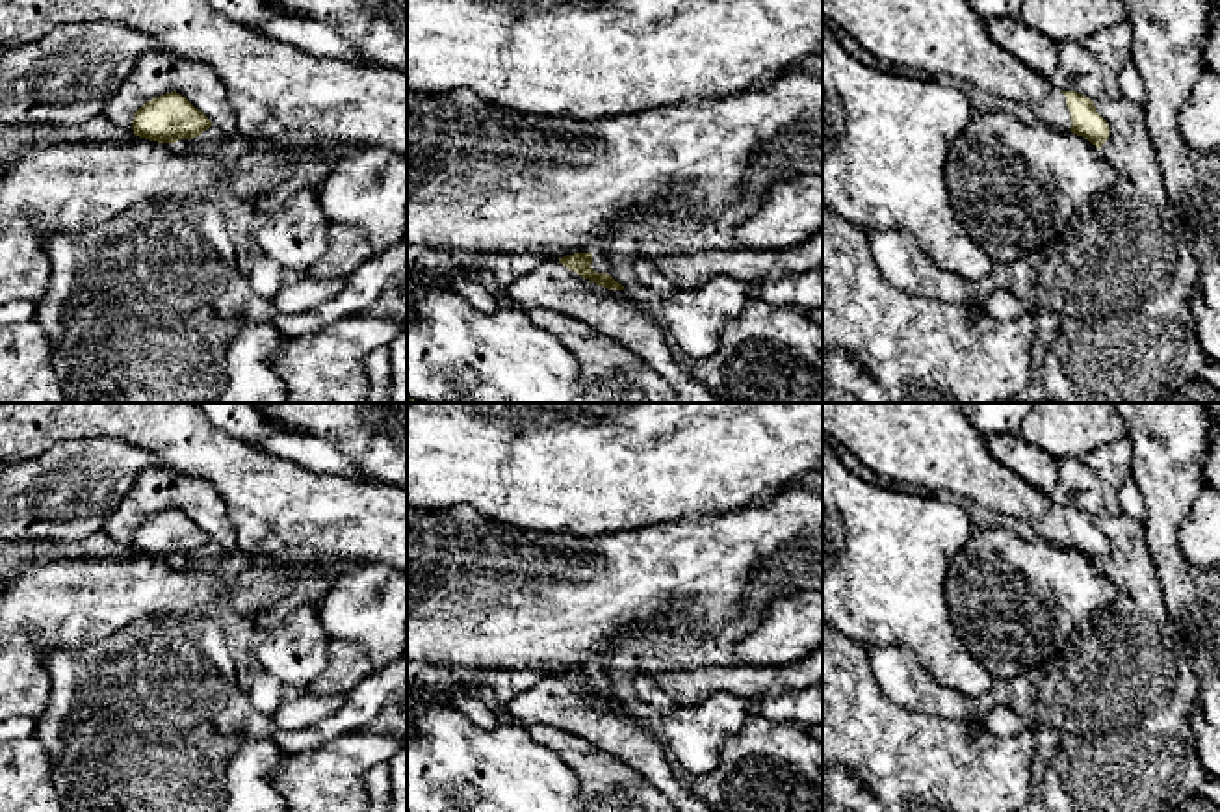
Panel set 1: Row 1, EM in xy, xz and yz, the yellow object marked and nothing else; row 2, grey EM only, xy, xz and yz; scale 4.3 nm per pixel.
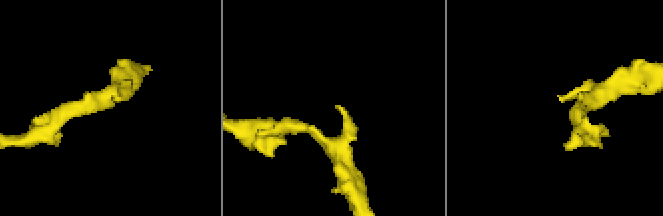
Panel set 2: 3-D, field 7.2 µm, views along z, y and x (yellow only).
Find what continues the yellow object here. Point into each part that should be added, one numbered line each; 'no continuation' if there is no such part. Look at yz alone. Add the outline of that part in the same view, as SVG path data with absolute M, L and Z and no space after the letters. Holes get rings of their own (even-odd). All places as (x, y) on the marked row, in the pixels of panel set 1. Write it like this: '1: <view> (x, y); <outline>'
1: yz (946, 39); M823 0L823 15L882 61L928 78L958 78L1071 132L1062 89L997 46L967 0Z

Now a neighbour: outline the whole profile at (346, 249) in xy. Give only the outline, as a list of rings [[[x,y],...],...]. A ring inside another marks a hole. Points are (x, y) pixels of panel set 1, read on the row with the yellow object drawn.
[[[331,223],[327,232],[327,249],[321,258],[308,271],[310,277],[336,277],[345,279],[371,258],[375,253],[362,230]]]

